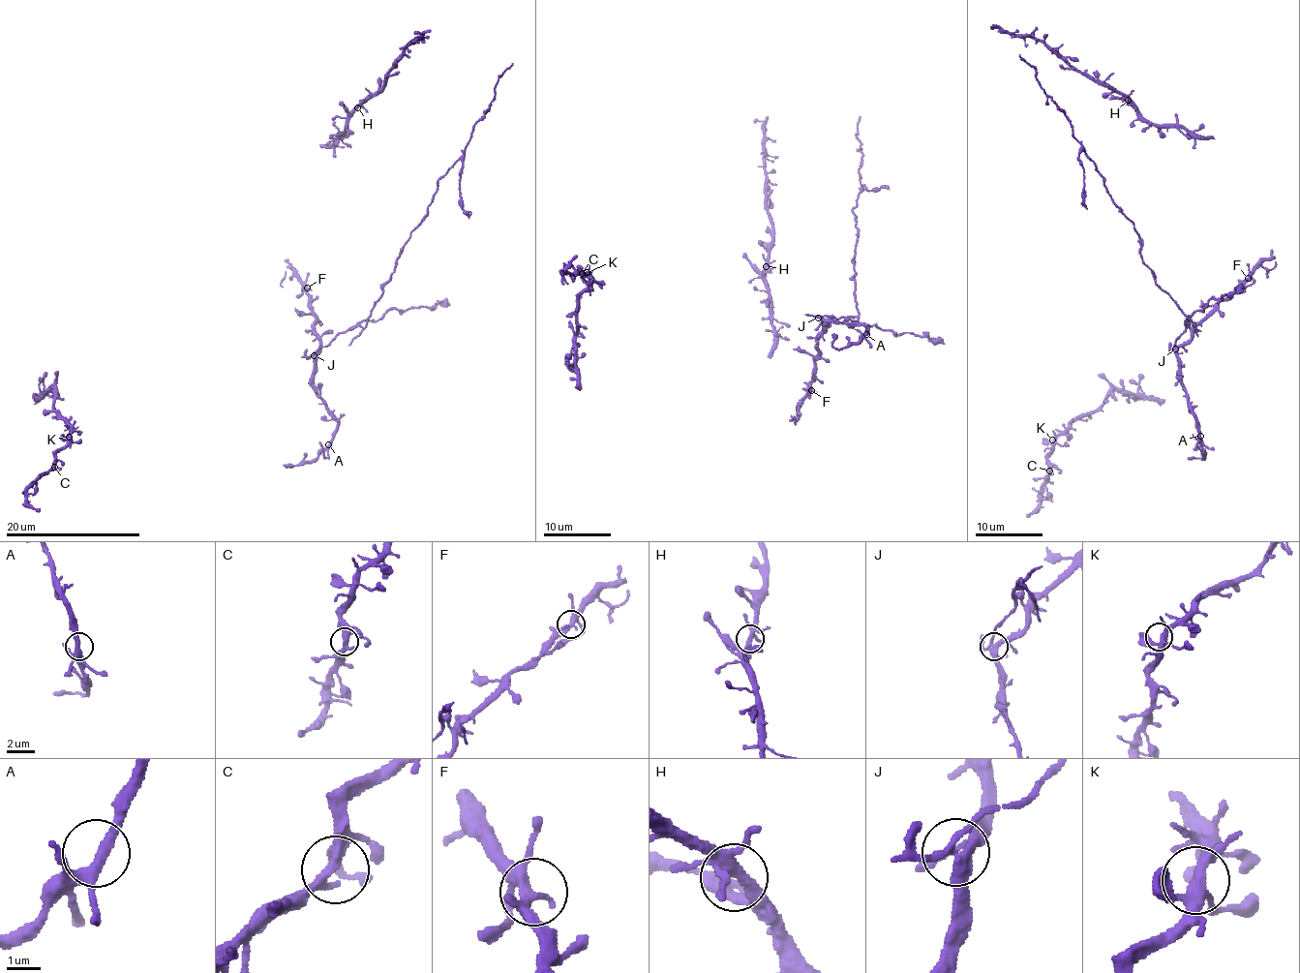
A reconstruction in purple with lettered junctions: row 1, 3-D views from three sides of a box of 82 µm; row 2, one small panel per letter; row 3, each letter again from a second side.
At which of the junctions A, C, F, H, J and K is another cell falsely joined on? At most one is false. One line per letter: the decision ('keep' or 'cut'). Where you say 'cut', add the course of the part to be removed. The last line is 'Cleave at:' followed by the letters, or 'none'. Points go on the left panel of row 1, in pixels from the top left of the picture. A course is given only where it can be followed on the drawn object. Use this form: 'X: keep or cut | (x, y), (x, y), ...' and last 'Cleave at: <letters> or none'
A: keep
C: keep
F: keep
H: keep
J: cut | (314, 356), (339, 334), (364, 326), (400, 249), (512, 64)
K: keep
Cleave at: J

